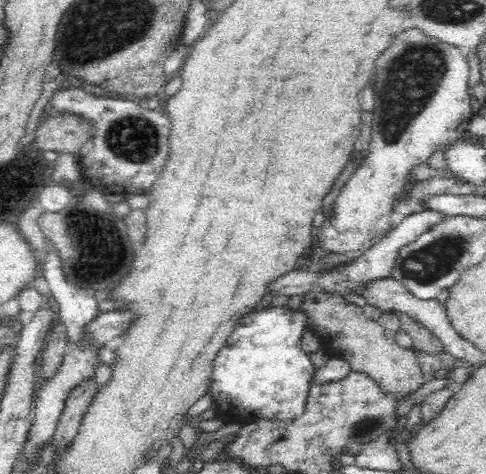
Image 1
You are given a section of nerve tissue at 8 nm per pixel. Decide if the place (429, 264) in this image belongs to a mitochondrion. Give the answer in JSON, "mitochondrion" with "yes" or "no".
{"mitochondrion":"yes"}

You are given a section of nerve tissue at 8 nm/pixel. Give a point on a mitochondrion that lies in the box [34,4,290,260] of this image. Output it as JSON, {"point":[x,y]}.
{"point":[133,137]}

